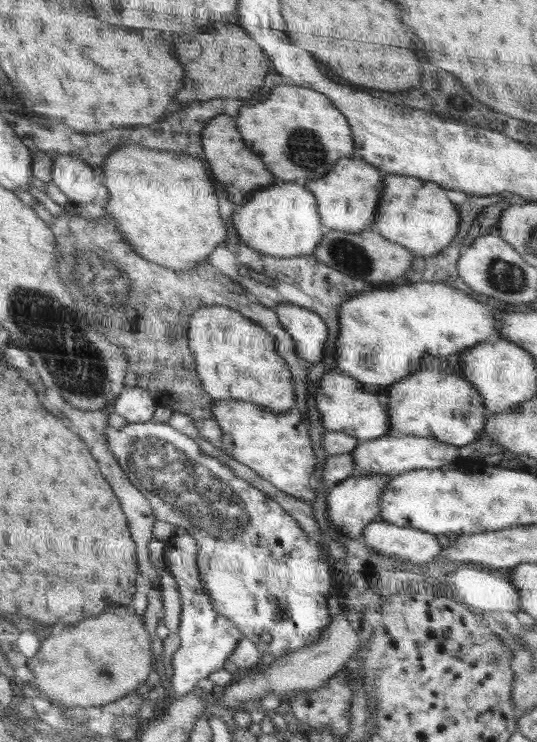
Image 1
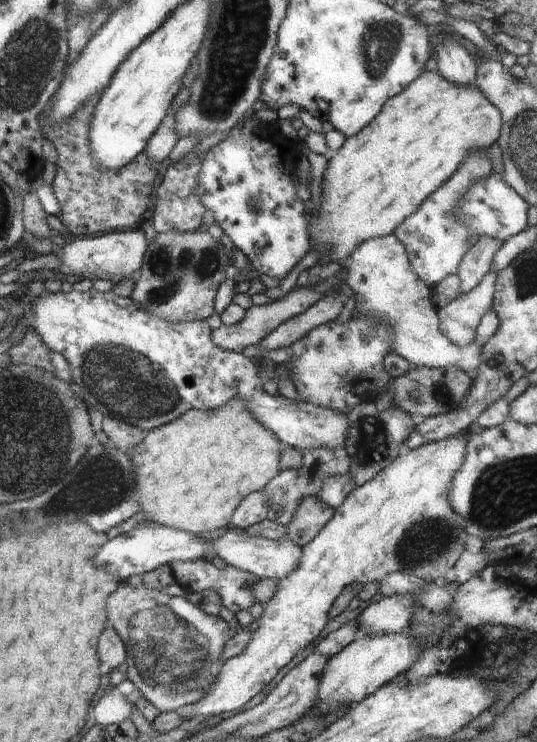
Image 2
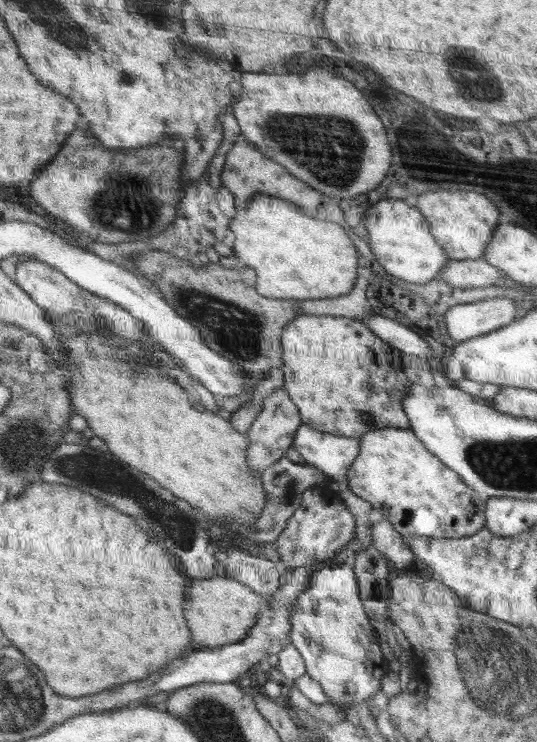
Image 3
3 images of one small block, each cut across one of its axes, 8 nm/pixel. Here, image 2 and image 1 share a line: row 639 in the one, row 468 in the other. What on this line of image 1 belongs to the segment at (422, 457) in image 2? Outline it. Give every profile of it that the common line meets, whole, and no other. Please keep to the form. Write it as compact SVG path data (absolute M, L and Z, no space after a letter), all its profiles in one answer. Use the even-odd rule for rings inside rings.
M217 400L212 406L212 418L222 428L222 436L217 444L226 450L226 454L250 467L258 476L286 494L309 503L317 498L310 486L310 478L316 470L316 456L308 426L303 423L297 409L274 412L242 400Z

